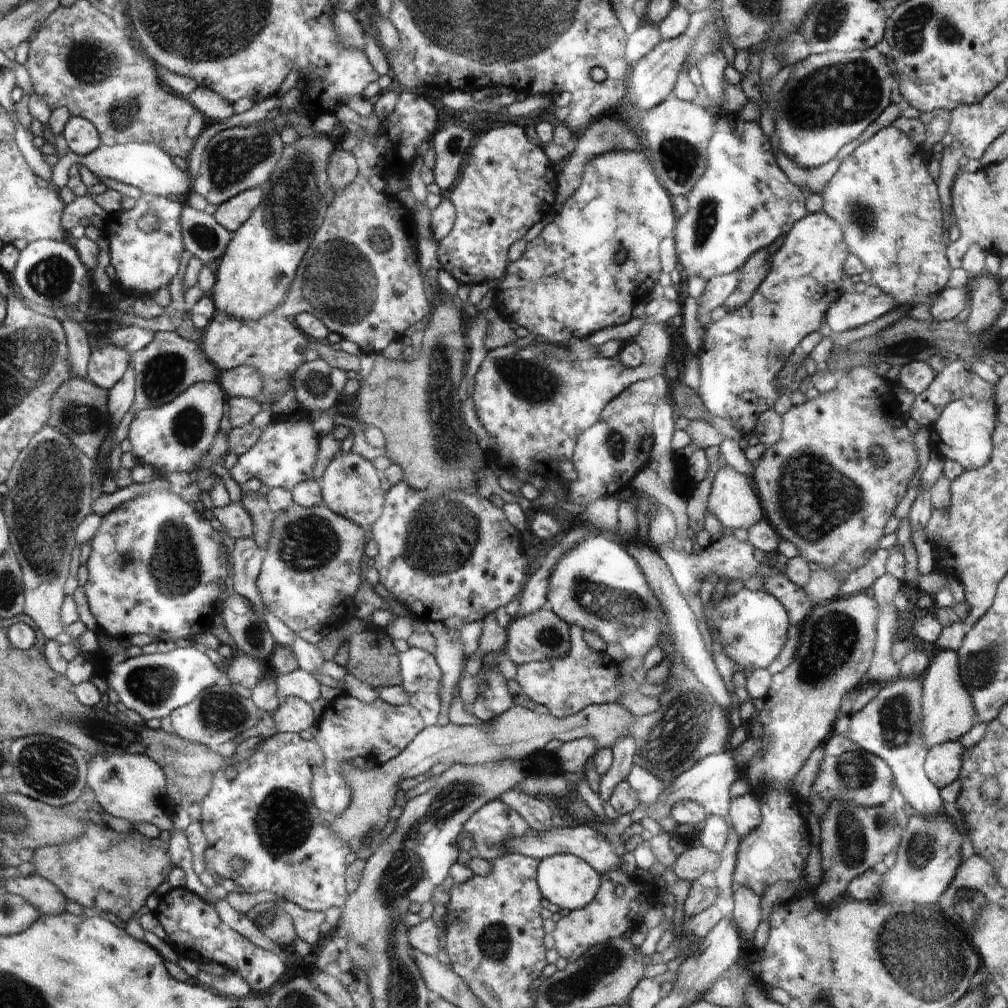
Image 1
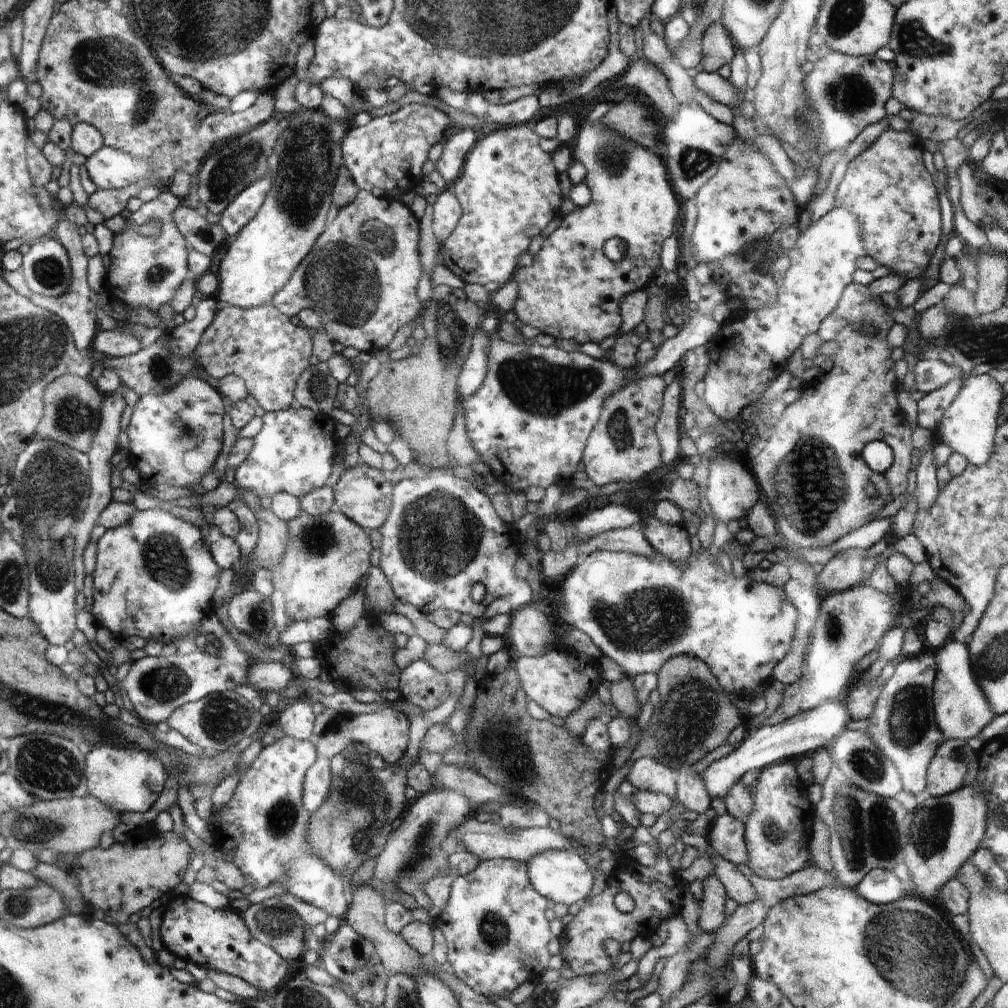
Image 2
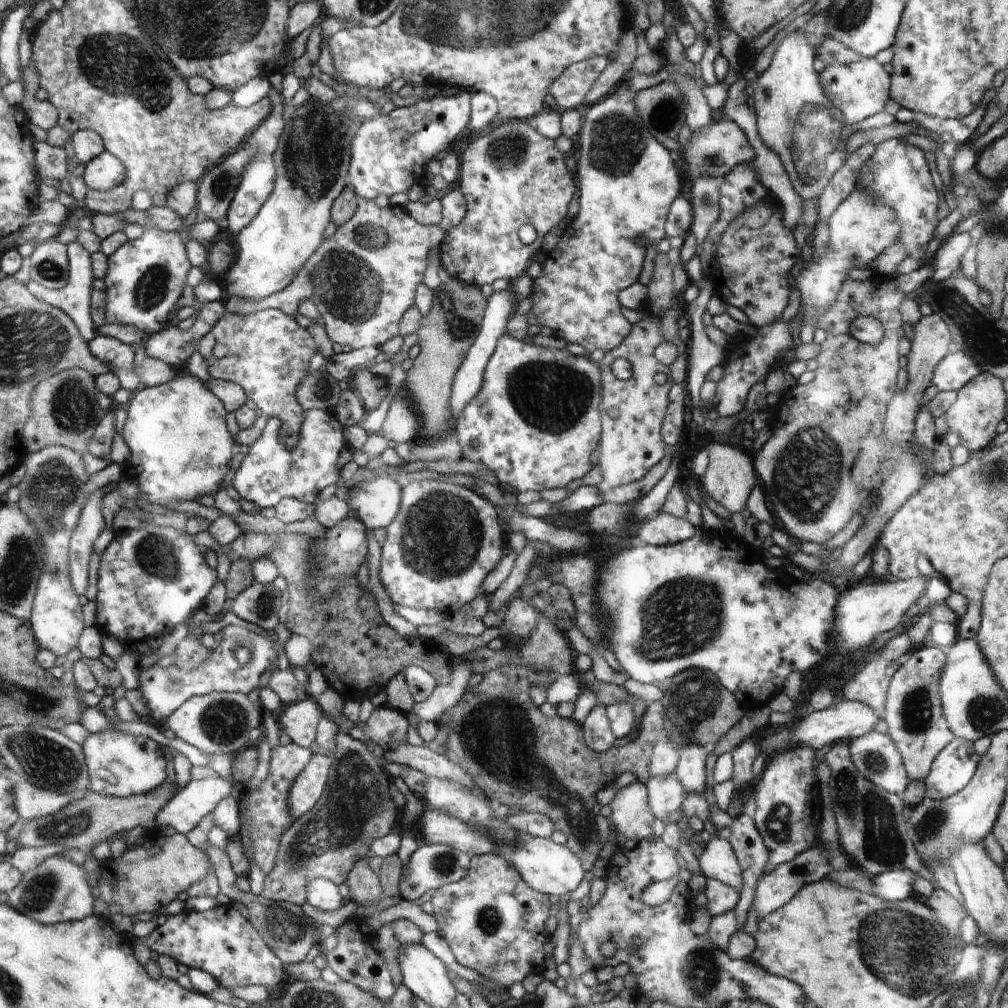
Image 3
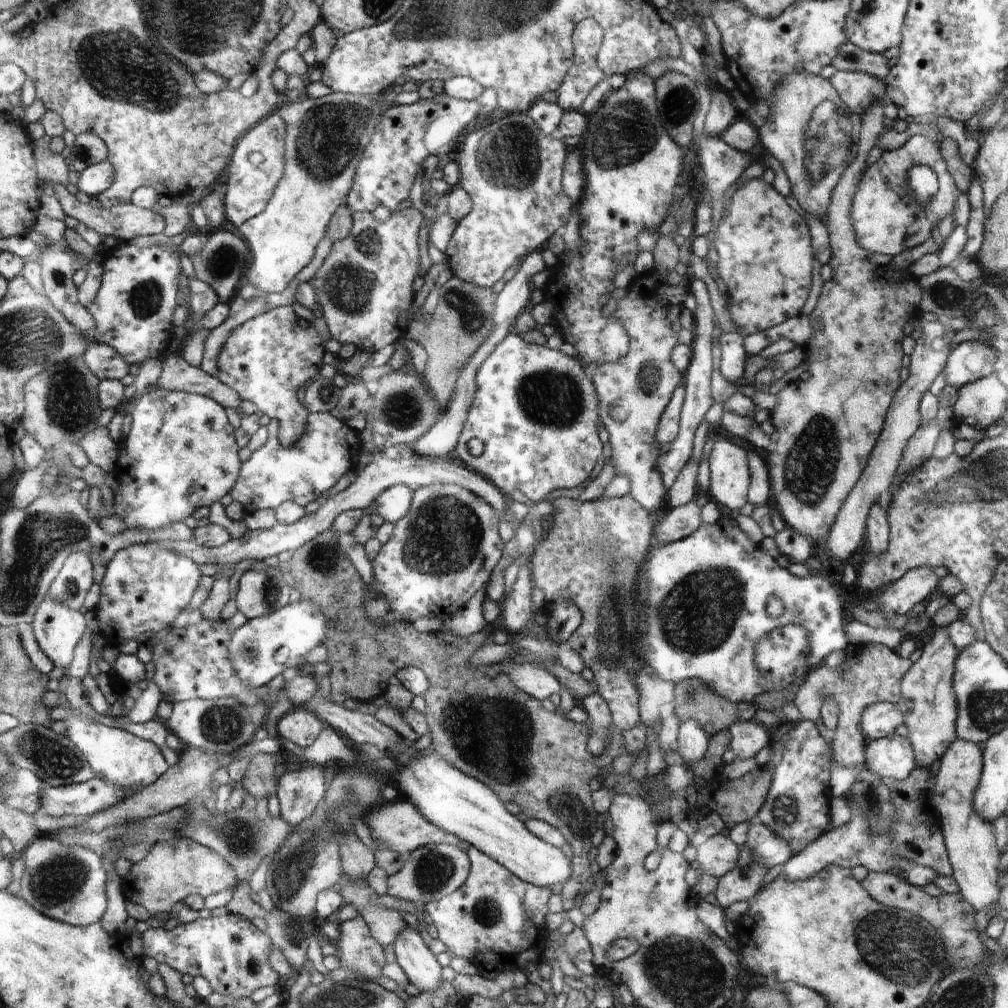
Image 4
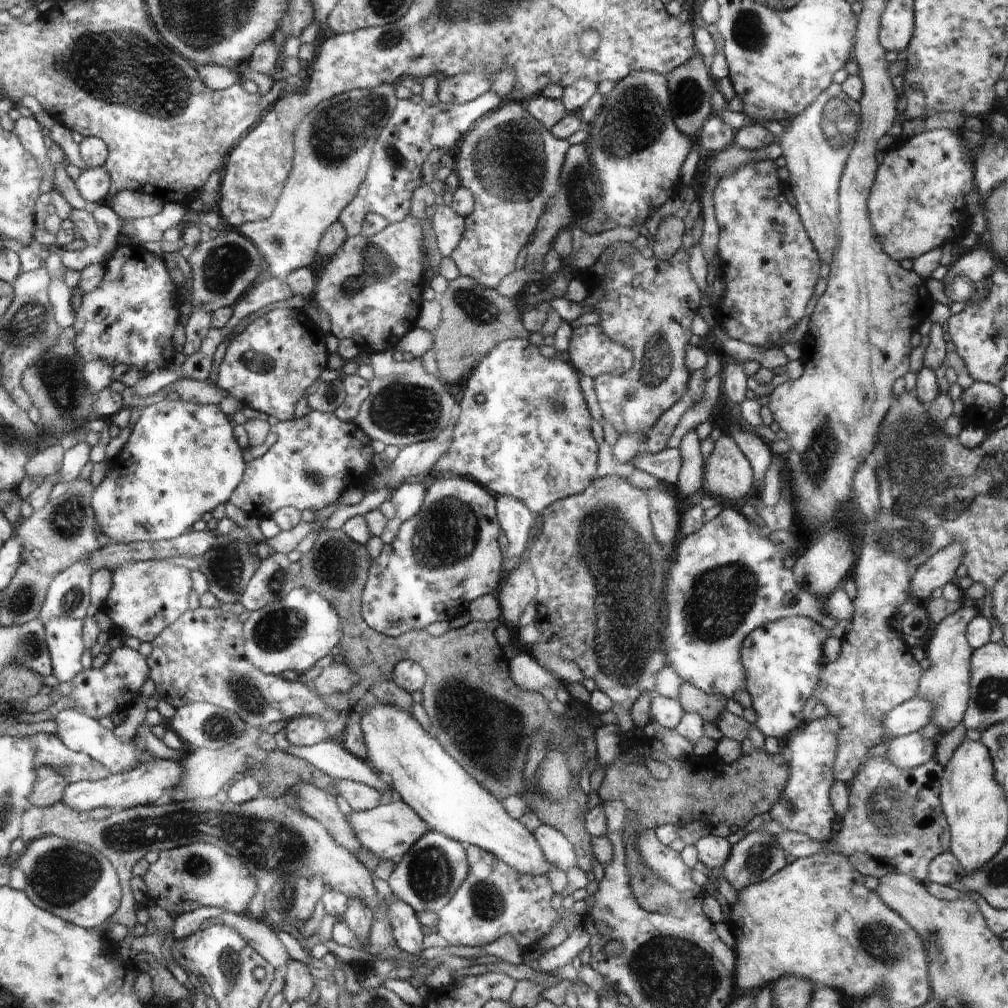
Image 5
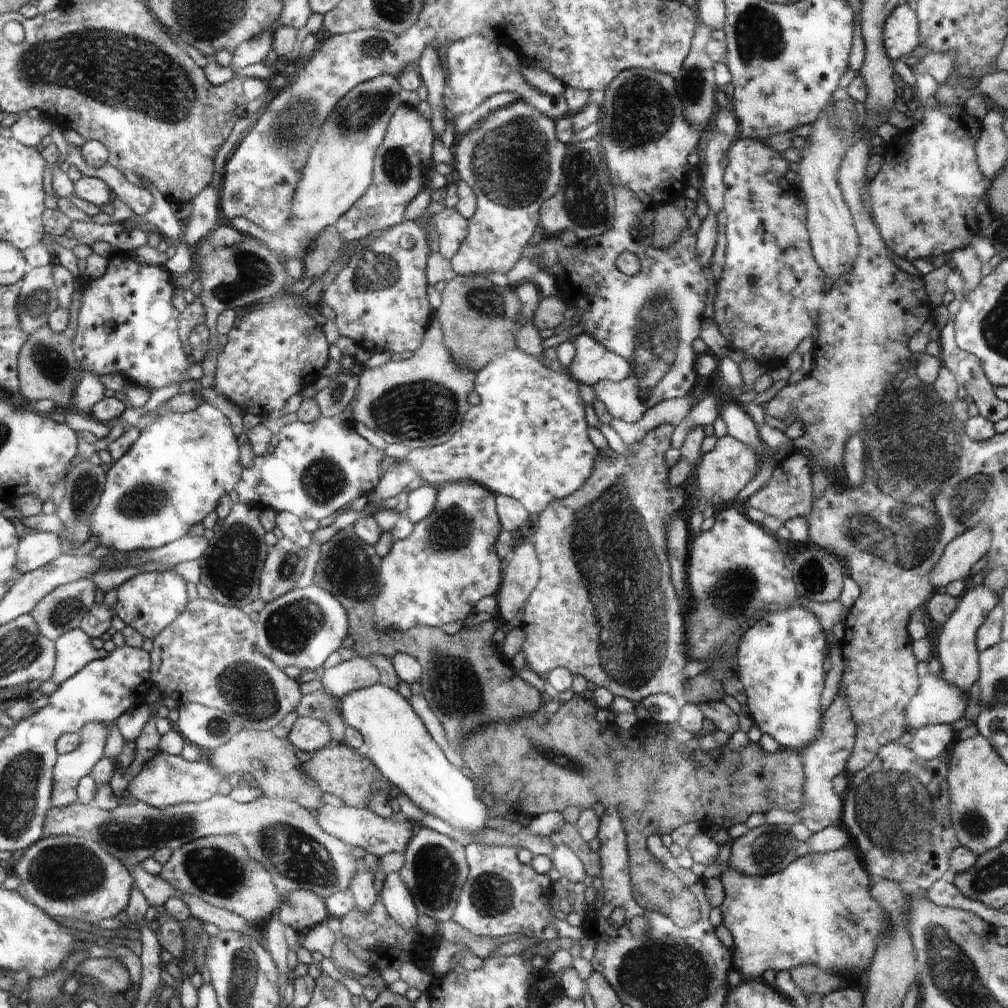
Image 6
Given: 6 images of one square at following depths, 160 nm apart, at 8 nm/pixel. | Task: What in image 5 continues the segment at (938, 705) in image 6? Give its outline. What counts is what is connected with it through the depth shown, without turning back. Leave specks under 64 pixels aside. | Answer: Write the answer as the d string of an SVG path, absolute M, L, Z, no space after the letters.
M916 695L910 701L895 706L884 717L883 727L888 731L889 738L918 732L933 720L934 709L935 704L932 701Z

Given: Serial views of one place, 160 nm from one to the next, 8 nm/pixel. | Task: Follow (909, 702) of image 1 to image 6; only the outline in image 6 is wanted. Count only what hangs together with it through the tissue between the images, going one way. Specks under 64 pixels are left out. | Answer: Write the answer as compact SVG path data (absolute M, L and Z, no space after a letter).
M984 584L969 586L959 599L958 608L941 626L940 636L934 645L934 656L942 663L941 677L964 692L979 680L979 650L977 649L978 629L985 622L987 614L1000 602L1000 594Z

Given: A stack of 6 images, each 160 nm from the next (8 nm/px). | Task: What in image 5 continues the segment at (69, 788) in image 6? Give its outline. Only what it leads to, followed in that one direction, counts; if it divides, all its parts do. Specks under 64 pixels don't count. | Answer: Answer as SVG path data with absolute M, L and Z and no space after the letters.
M40 765L33 801L38 807L52 806L61 800L66 785L67 780L54 767Z

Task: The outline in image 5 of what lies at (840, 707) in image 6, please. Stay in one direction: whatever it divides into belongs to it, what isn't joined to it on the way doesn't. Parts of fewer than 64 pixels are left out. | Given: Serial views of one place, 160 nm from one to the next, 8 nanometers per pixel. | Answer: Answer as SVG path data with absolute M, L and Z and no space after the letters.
M828 714L823 718L812 720L794 734L790 734L788 742L791 750L790 776L787 780L783 796L776 801L769 812L772 820L779 822L785 830L796 831L811 836L814 840L830 842L832 840L832 824L834 809L830 806L830 786L835 781L834 761L838 748L838 737L841 722L837 716Z

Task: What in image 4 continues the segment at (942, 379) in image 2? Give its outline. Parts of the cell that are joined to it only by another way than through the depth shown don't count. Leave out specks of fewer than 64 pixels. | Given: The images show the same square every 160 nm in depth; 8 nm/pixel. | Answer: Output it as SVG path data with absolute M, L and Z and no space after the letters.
M970 340L961 342L949 352L947 363L945 364L945 377L947 384L957 389L962 388L964 385L968 385L971 382L988 376L990 373L995 372L994 364L994 350L988 345L984 344L982 340Z

